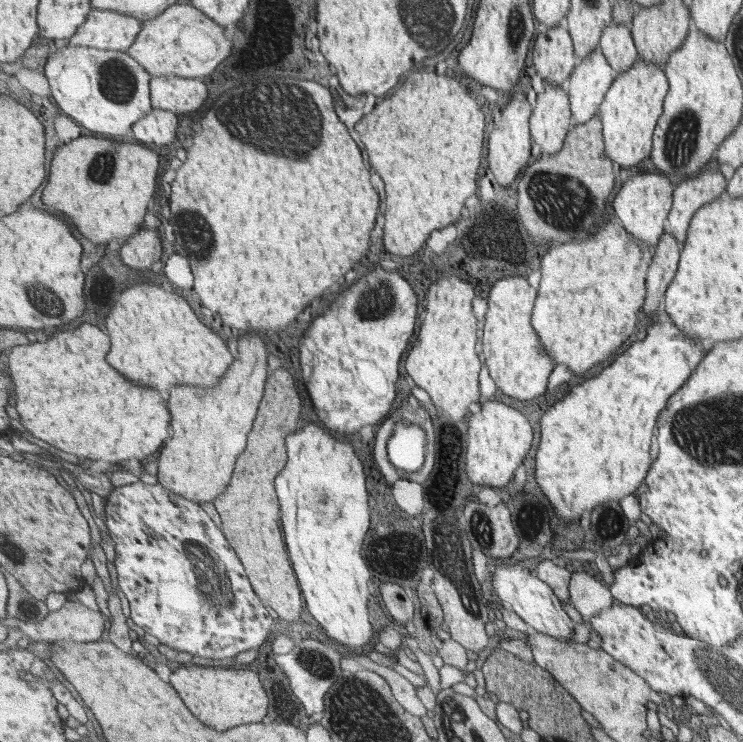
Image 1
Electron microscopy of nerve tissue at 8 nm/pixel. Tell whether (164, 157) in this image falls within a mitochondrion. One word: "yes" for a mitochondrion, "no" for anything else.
no

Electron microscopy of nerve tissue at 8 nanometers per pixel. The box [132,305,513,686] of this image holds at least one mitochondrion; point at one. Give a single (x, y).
(217, 589)

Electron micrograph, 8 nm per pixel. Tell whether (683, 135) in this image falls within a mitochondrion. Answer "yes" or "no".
yes

